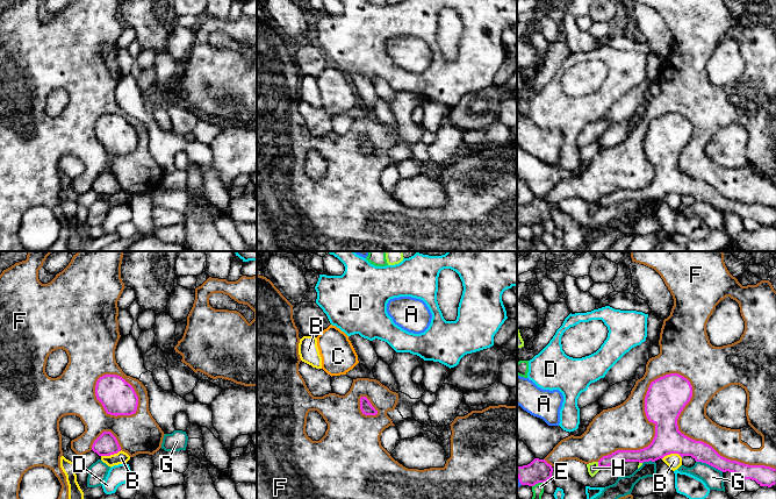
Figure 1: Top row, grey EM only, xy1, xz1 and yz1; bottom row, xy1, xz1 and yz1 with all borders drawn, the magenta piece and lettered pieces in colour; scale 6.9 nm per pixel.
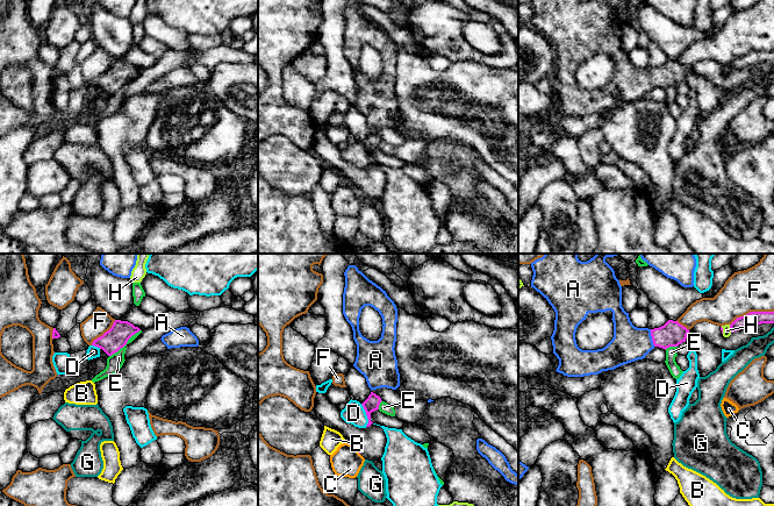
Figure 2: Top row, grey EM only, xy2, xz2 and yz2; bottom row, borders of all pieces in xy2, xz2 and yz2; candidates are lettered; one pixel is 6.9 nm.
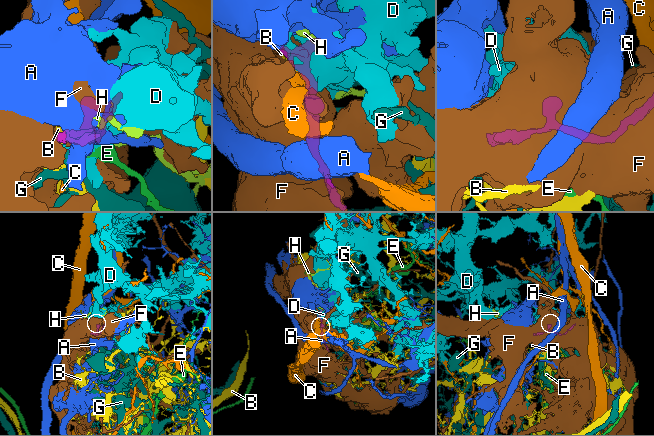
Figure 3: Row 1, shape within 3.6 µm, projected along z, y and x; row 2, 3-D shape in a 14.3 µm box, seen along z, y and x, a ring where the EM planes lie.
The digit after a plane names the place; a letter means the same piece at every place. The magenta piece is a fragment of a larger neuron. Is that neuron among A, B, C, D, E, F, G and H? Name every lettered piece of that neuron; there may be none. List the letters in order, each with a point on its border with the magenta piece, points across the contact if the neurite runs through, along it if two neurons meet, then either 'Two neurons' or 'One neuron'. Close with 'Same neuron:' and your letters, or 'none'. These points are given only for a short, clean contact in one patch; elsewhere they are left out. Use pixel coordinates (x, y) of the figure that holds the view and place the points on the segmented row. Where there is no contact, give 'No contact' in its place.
A: Touches magenta at yz2 (652, 337). Path across: yz2 (672, 334), (663, 337), (652, 337), (629, 343). One neuron
B: Touches magenta at xy1 (110, 454). Two neurons
C: Touches magenta at xz2 (356, 449). Boundary: xz2 (352, 447), (359, 454). Two neurons
D: Touches magenta at xz2 (366, 414). Boundary: xz2 (360, 404), (367, 419), (366, 426). Two neurons
E: Touches magenta at xy2 (124, 344). Boundary: xy2 (140, 329), (109, 356). Two neurons
F: Touches magenta at yz1 (685, 378). Two neurons
G: Touches magenta at yz1 (710, 464). Two neurons
H: Touches magenta at yz2 (730, 327). Boundary: yz2 (729, 325), (731, 332). Two neurons
Same neuron: A

